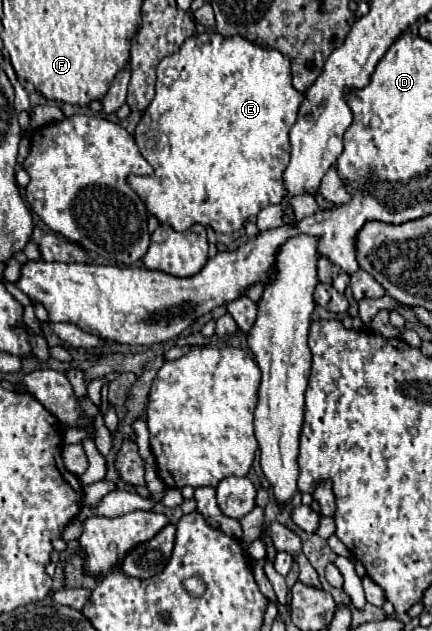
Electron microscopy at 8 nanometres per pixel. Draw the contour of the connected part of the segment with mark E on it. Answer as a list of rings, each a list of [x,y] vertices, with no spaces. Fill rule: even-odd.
[[[218,31],[194,35],[158,65],[156,95],[134,133],[140,153],[154,167],[154,173],[150,177],[130,177],[128,183],[144,199],[148,211],[176,231],[186,231],[194,223],[208,225],[218,233],[238,231],[260,209],[278,205],[286,197],[282,175],[292,151],[288,131],[296,123],[304,99],[306,93],[292,87],[290,59],[280,51],[260,47],[240,35],[222,37]],[[170,69],[176,71],[176,77],[168,75]]]

